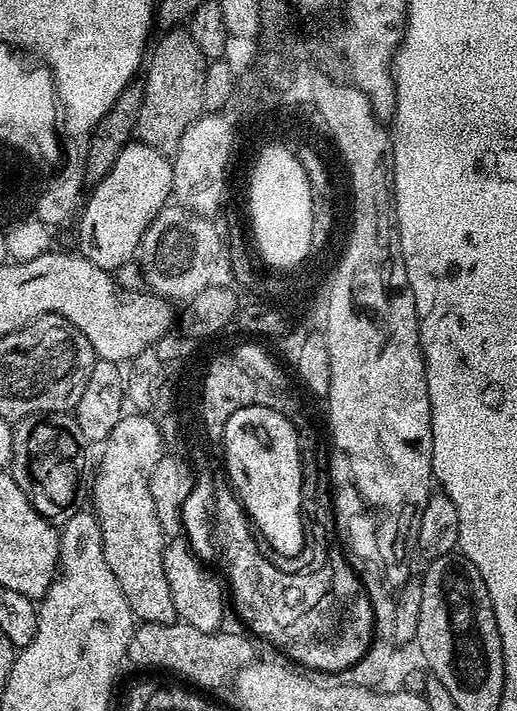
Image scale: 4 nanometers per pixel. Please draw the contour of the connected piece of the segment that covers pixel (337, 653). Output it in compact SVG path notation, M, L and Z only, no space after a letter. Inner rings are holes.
M208 458L197 460L190 494L186 502L182 502L182 535L201 558L213 554L216 540L220 543L220 556L224 559L224 572L228 575L226 584L230 589L230 604L244 619L245 626L249 628L247 631L253 637L267 634L289 656L287 659L293 665L316 674L339 674L357 664L372 645L374 626L370 598L357 569L351 563L344 568L344 600L340 600L340 604L336 604L336 600L332 600L332 604L320 604L320 612L308 612L308 616L304 616L304 620L296 620L292 628L276 628L276 624L294 620L318 600L326 586L326 576L316 574L312 578L302 578L302 569L299 568L298 578L294 578L294 574L290 574L290 566L294 564L294 558L302 558L302 553L274 555L266 542L264 528L260 528L260 520L252 516L248 500L244 500L244 492L240 492L240 484L236 484L236 476L232 476L232 464L222 464L220 485L216 488L216 480L212 477L213 461ZM215 500L216 536L212 533L212 503Z

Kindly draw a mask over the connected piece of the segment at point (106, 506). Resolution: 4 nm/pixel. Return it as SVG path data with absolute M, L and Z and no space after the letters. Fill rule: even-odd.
M125 414L120 417L118 426L102 442L104 453L100 456L100 469L96 472L96 481L90 484L90 504L100 523L102 546L114 578L122 586L126 598L132 607L132 615L137 621L146 624L175 624L178 617L174 610L174 597L170 595L170 585L166 582L166 570L162 566L166 537L162 526L158 526L158 514L154 514L154 498L150 498L150 474L158 466L160 449L160 428L148 414Z

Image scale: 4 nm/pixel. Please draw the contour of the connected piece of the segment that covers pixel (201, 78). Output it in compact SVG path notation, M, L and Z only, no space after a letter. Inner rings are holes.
M168 30L164 37L156 44L156 49L151 49L150 59L146 64L146 72L148 68L148 77L142 80L144 86L144 101L142 102L142 110L136 119L136 130L138 133L139 143L148 144L154 150L165 154L175 153L178 142L182 138L182 134L186 134L195 120L205 111L202 102L202 86L206 86L206 70L209 61L204 59L202 50L198 50L194 38L186 30Z

